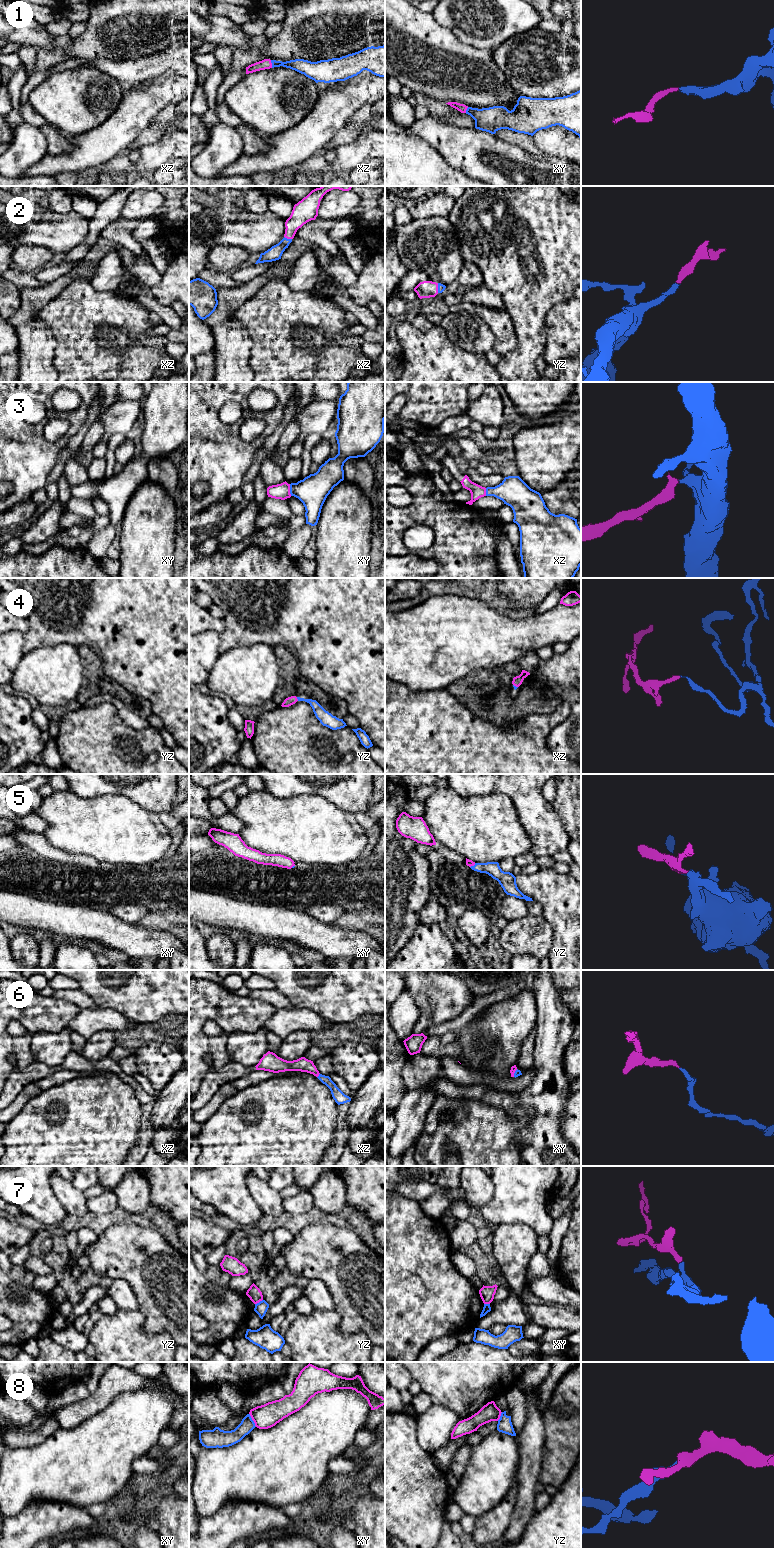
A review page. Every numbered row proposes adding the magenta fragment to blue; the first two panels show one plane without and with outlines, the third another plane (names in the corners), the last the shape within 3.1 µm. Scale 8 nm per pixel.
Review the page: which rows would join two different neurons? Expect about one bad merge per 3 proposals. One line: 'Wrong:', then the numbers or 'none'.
Wrong: 7, 8

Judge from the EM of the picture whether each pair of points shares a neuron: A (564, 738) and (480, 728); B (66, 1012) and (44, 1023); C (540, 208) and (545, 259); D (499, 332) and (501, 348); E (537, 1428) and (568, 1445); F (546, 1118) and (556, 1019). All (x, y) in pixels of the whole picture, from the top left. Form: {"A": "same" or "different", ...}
{"A": "different", "B": "same", "C": "same", "D": "same", "E": "different", "F": "same"}

